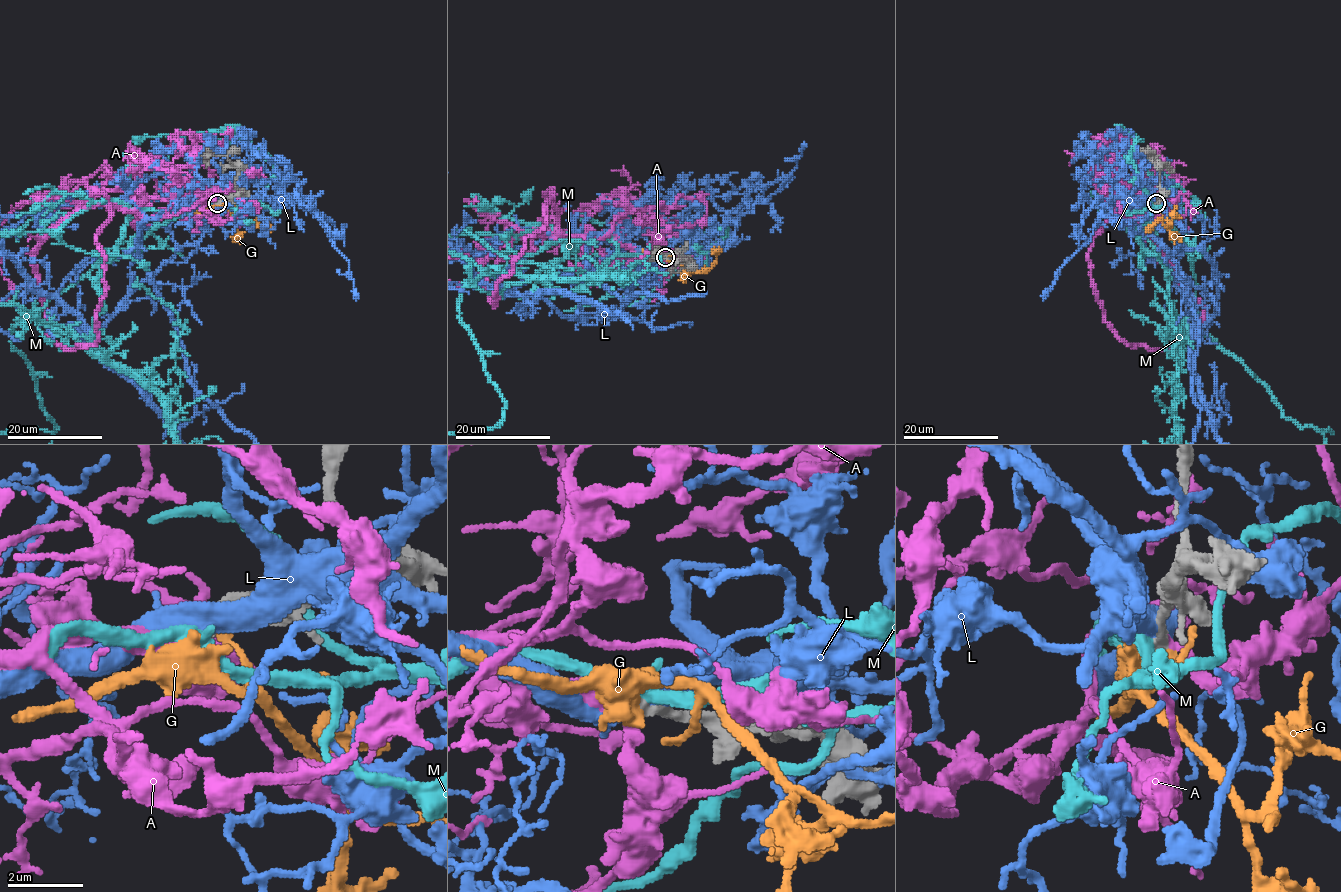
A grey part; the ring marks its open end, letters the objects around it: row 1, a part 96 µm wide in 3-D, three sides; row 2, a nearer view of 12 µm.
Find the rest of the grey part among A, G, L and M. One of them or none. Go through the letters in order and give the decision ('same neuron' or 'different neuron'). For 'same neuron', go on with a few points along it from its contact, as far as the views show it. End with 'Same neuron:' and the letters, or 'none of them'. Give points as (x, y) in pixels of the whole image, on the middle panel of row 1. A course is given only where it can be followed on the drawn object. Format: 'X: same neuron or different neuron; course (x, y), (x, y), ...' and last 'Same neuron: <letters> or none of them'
A: same neuron
G: different neuron
L: different neuron
M: different neuron
Same neuron: A

